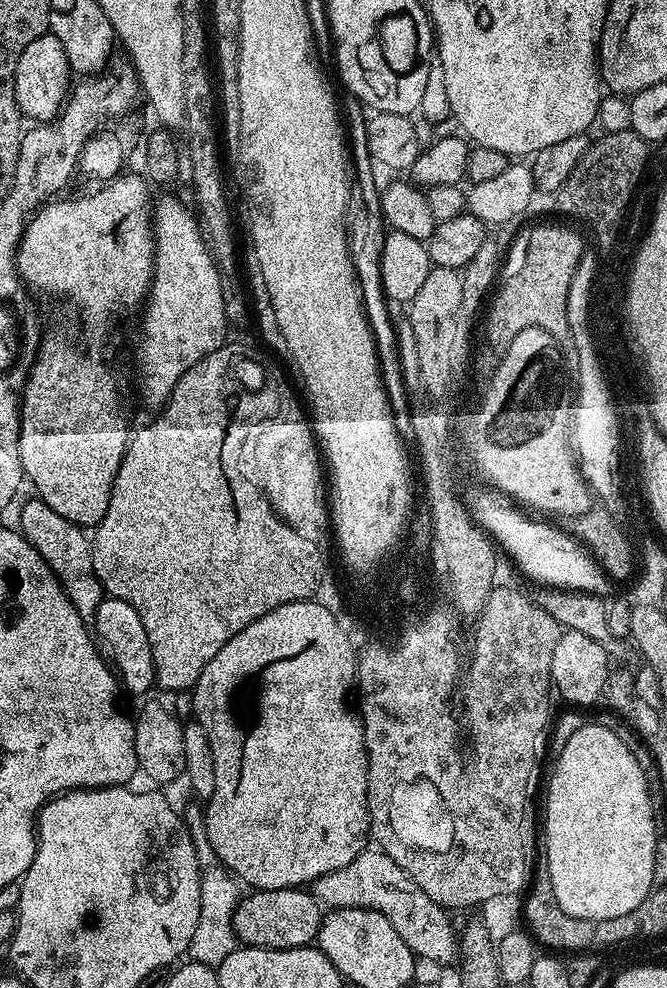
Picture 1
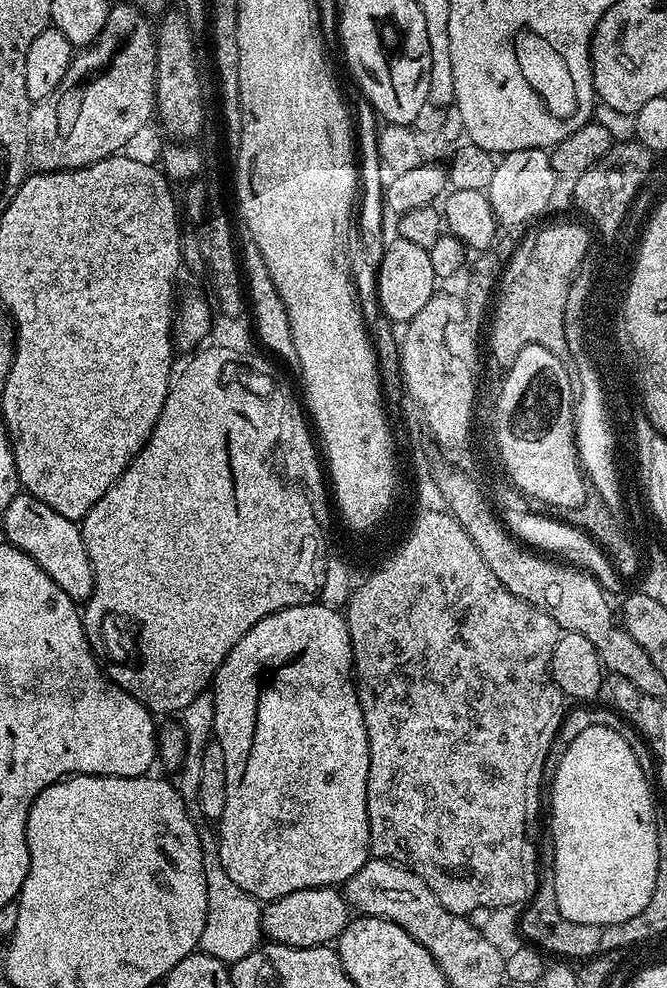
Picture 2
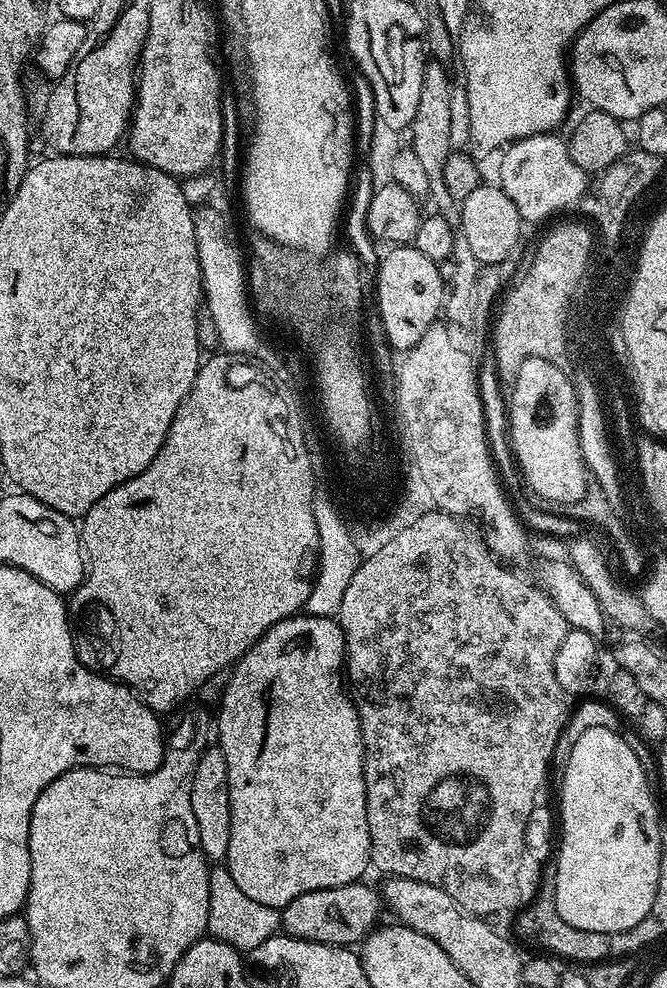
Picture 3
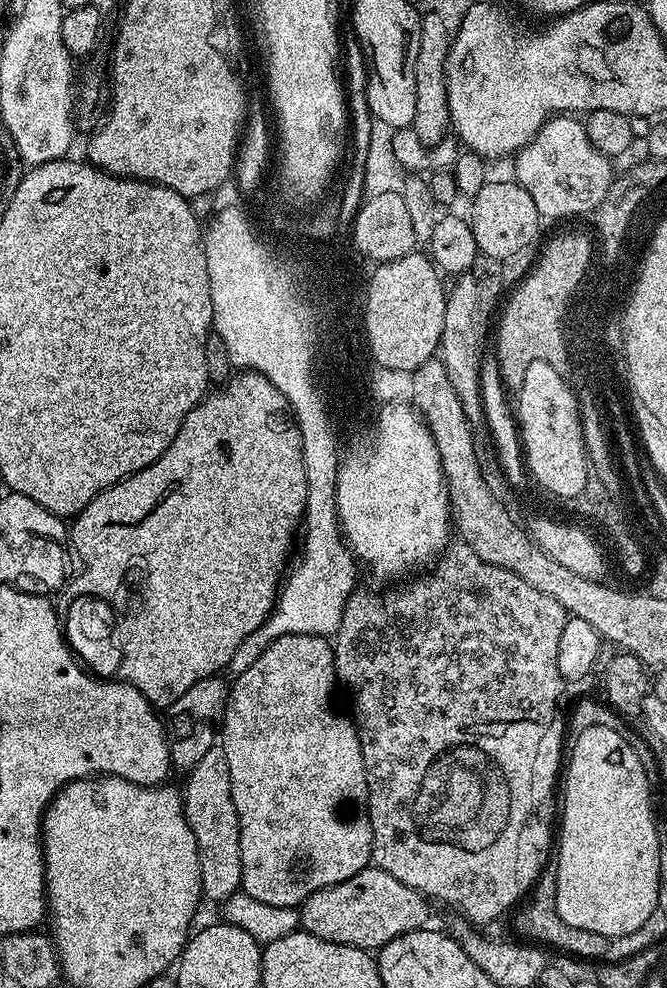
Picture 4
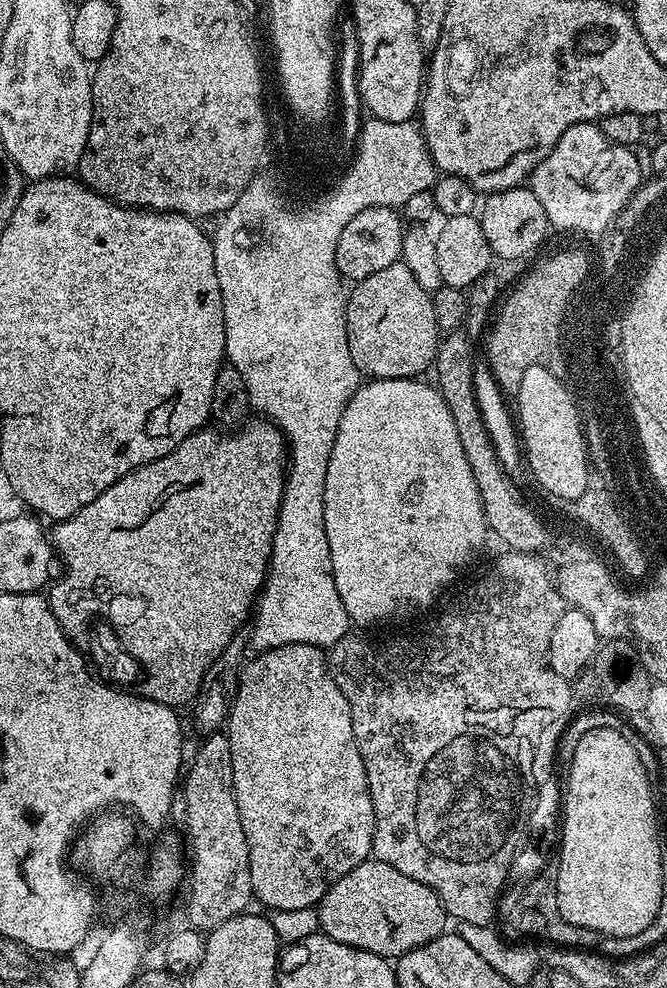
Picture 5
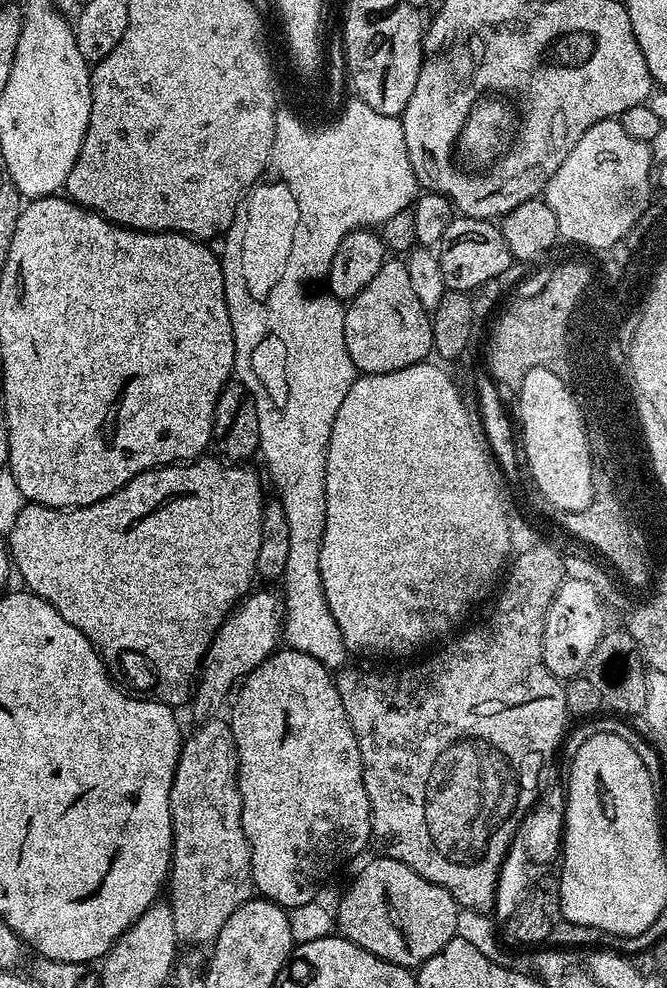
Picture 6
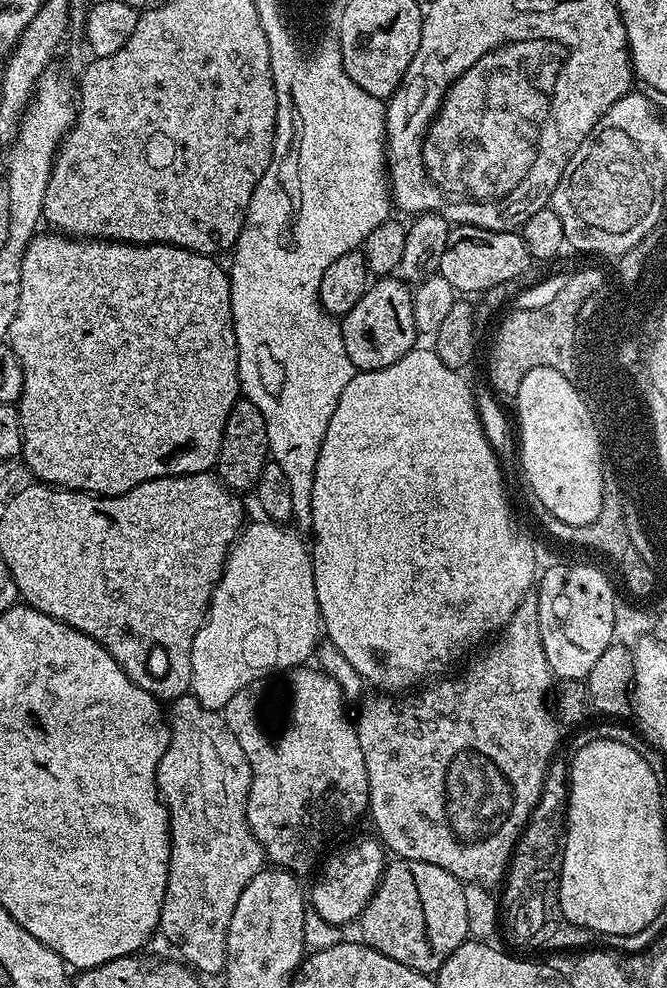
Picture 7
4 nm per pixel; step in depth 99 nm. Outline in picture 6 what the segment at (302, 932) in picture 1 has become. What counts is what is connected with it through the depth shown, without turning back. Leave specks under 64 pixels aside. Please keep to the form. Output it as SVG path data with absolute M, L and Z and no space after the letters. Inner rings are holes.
M383 854L377 856L377 860L370 861L357 874L356 881L345 890L340 905L334 908L334 924L339 935L362 946L362 950L370 950L370 954L391 964L415 970L434 958L434 954L438 954L446 942L457 939L456 927L461 907L446 889L422 878L422 874L414 874L410 866Z

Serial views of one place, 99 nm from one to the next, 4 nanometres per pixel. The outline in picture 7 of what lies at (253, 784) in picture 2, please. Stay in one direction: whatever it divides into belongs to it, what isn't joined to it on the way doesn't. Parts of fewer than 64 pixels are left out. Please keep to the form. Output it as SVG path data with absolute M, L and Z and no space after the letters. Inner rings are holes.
M312 666L291 669L288 689L276 696L278 703L288 704L289 712L248 712L249 693L243 691L230 698L223 713L252 771L246 806L248 828L264 848L265 857L275 867L293 874L315 869L324 843L369 811L366 762L362 758L362 746L358 746L355 723L344 713L345 693L331 676L308 667Z

